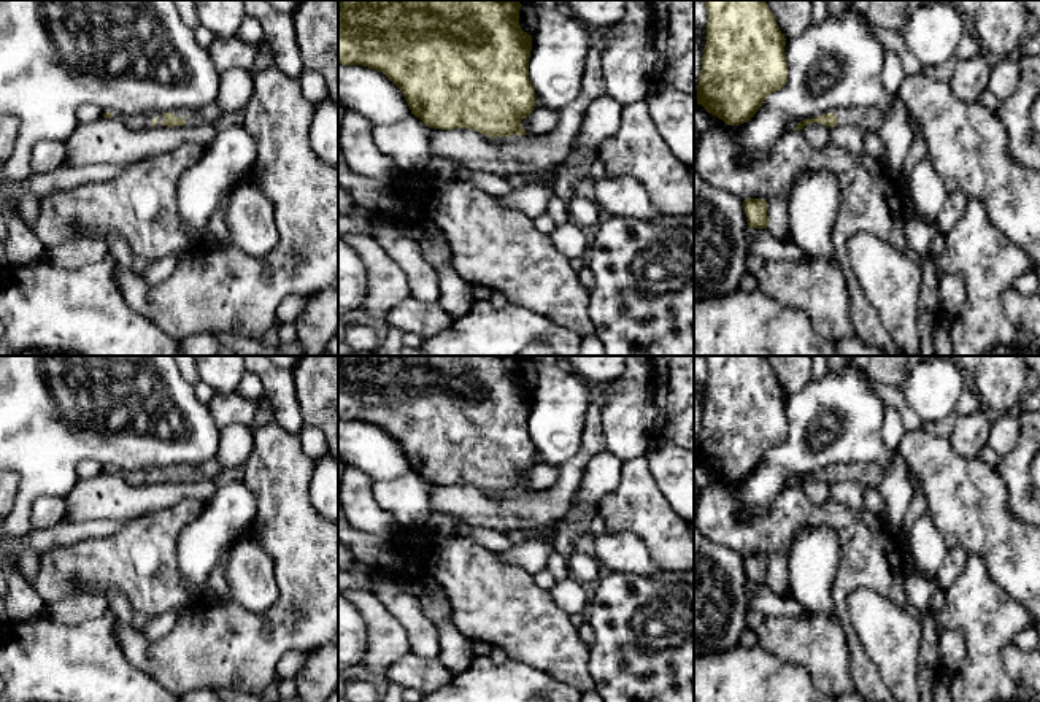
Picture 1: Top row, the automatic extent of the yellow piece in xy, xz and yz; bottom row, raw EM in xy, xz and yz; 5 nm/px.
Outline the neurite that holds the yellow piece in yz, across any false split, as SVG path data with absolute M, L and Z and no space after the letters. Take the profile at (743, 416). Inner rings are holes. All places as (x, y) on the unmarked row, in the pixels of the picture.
M703 356L708 380L697 459L727 481L749 476L764 456L788 437L786 394L767 356Z

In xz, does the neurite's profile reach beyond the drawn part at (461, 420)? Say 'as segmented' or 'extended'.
as segmented

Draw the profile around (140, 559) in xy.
M183 499L170 508L127 521L113 535L44 551L30 584L46 605L73 594L76 586L95 586L121 591L133 613L148 619L186 613L200 602L179 573L176 548L181 530L203 505L197 499Z

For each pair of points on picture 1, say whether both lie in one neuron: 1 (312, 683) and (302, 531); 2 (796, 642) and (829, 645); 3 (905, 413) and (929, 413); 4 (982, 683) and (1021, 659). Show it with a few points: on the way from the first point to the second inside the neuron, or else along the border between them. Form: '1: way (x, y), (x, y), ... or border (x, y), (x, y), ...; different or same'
1: border (321, 644), (313, 648); different
2: way (804, 642), (821, 645); same
3: border (901, 388), (907, 405), (924, 424); different
4: border (1010, 640), (1001, 650), (1001, 663), (1023, 685); different

